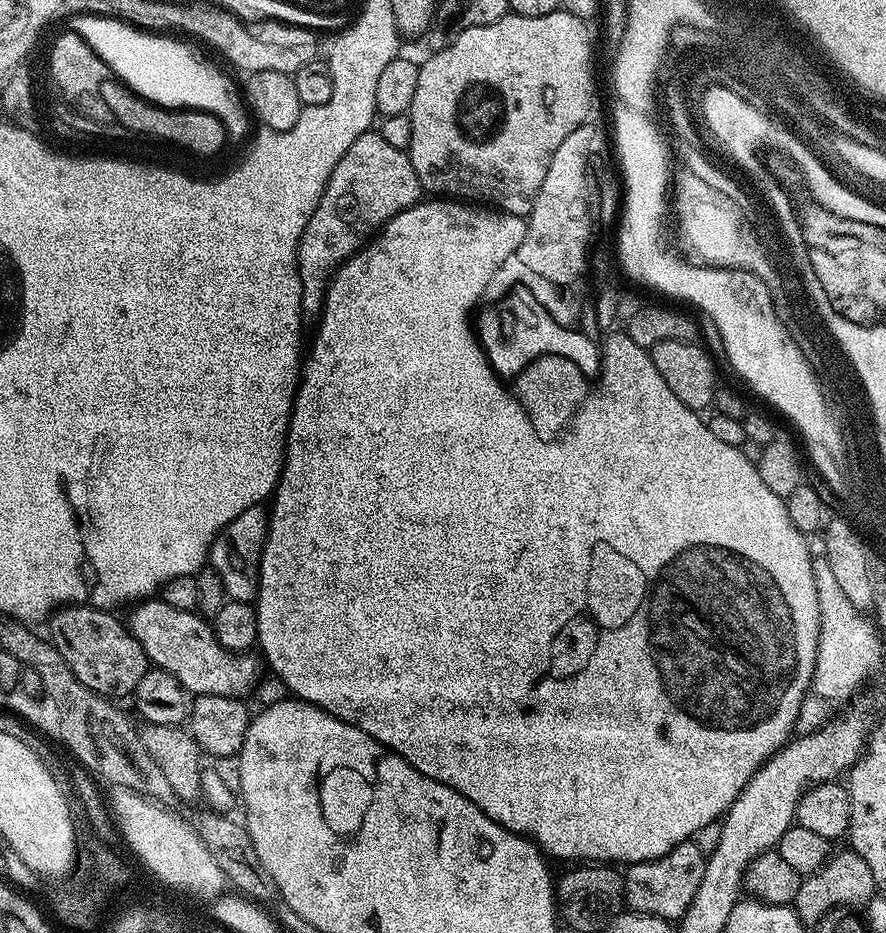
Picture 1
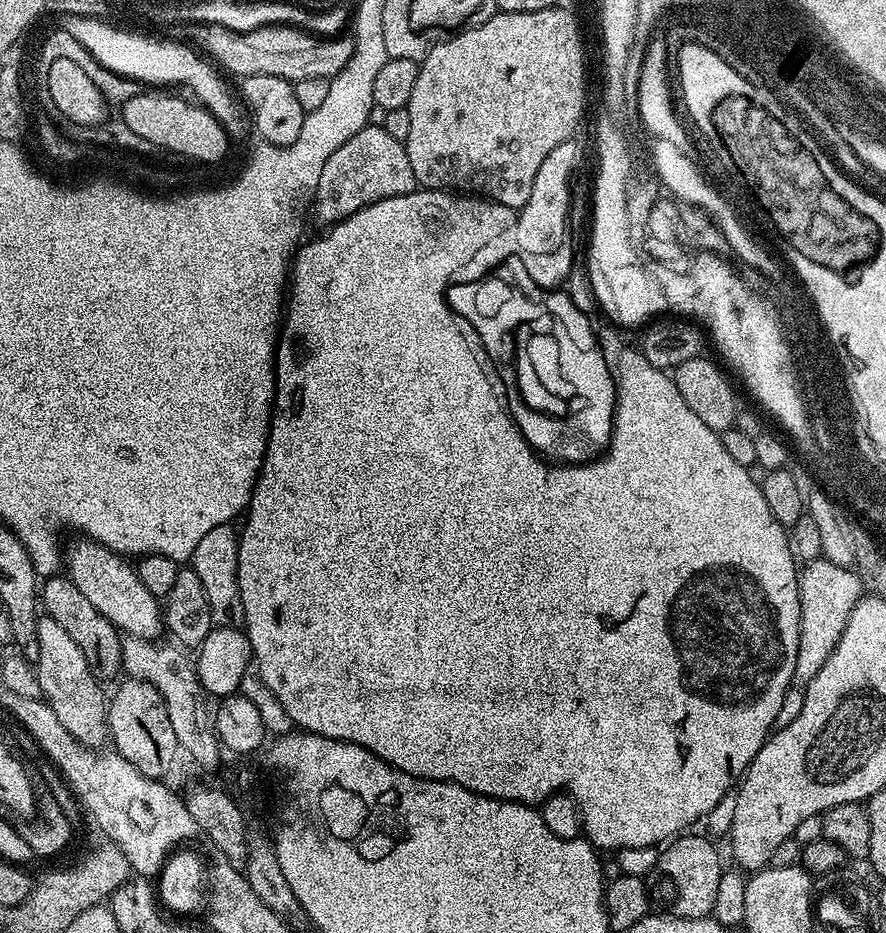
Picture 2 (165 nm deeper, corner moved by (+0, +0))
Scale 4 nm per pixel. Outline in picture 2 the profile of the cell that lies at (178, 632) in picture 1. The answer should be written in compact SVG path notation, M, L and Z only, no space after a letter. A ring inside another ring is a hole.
M76 538L76 541L66 548L66 575L74 582L74 586L78 586L80 593L90 601L90 606L94 606L94 610L98 610L98 614L102 614L102 618L110 621L117 632L124 636L155 640L161 635L159 632L165 631L161 601L154 594L150 594L146 586L142 586L142 578L138 578L135 567L118 553L111 552L106 545L99 544L97 540Z

